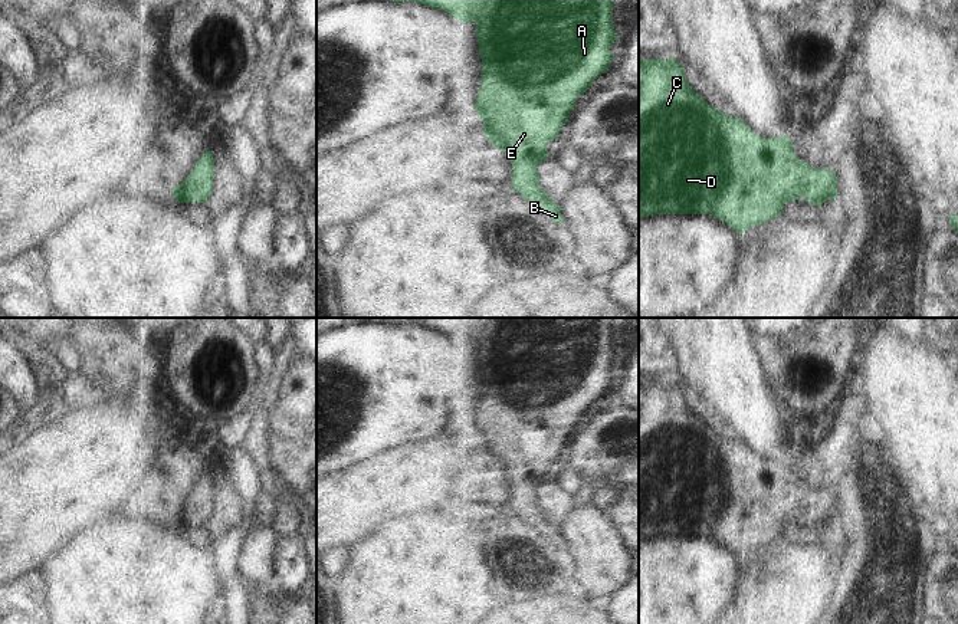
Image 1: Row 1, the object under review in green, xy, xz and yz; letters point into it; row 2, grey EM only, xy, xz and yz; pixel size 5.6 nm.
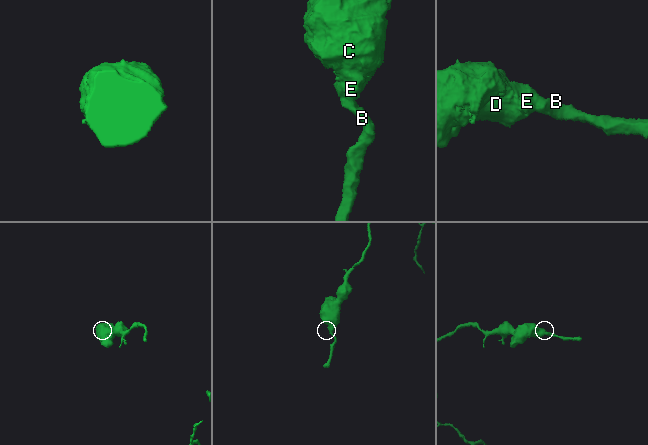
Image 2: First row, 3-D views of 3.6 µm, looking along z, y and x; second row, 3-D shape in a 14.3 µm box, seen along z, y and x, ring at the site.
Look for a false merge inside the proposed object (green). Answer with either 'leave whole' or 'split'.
leave whole

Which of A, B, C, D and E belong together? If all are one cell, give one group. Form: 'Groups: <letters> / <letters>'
Groups: A B C D E

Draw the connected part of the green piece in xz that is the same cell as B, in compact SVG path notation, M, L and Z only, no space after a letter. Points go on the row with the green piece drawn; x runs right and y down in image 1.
M407 0L444 10L462 23L476 24L482 59L480 91L475 109L483 119L483 132L491 145L501 148L512 167L511 188L562 226L561 208L539 188L537 165L548 160L547 144L557 139L568 115L596 78L606 73L614 55L610 52L617 37L613 27L613 0Z

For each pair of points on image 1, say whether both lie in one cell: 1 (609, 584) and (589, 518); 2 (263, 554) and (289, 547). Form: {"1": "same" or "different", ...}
{"1": "same", "2": "different"}

